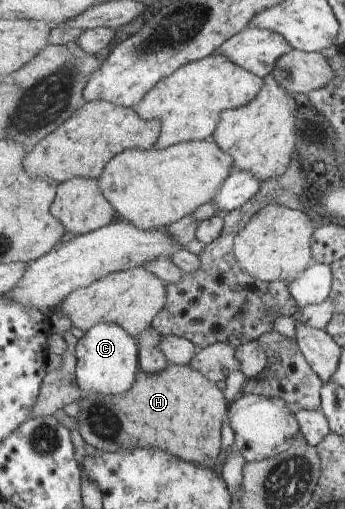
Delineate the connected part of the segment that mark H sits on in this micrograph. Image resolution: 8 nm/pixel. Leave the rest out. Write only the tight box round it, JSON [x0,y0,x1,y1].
[77,363,230,467]

